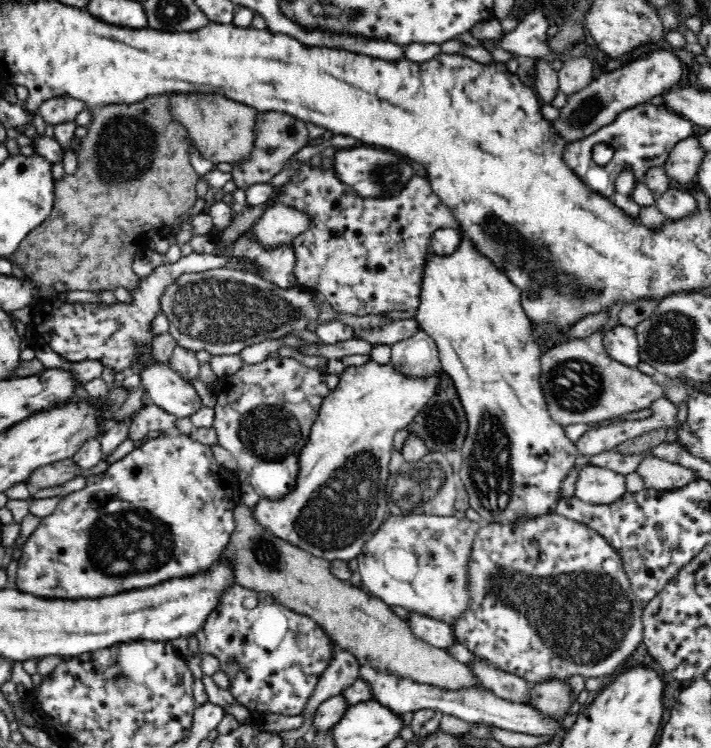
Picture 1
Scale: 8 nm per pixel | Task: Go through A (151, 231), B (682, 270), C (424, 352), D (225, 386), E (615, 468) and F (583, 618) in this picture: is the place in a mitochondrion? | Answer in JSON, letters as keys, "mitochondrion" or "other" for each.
{"A":"other","B":"other","C":"other","D":"other","E":"other","F":"mitochondrion"}

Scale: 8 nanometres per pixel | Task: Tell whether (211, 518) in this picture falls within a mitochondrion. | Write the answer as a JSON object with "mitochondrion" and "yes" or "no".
{"mitochondrion":"no"}

